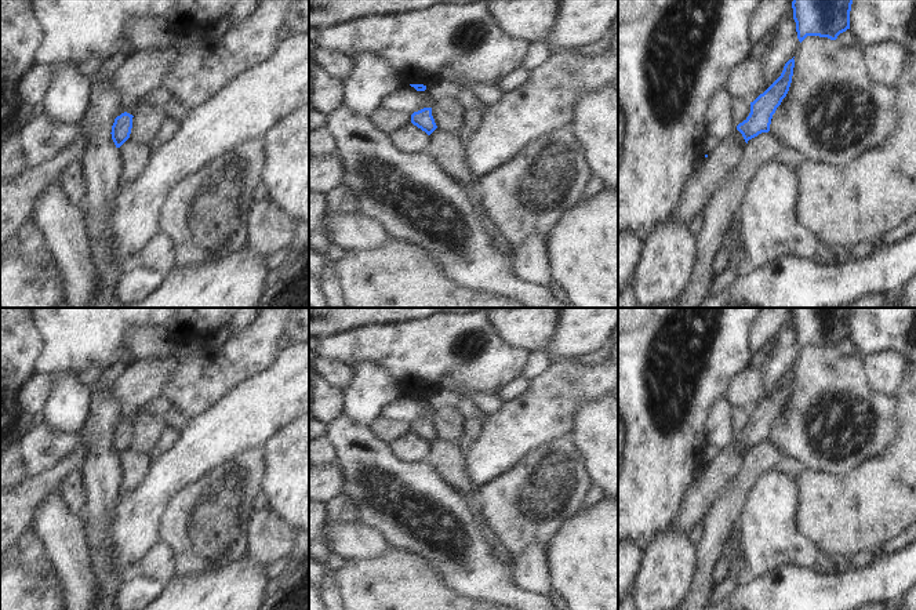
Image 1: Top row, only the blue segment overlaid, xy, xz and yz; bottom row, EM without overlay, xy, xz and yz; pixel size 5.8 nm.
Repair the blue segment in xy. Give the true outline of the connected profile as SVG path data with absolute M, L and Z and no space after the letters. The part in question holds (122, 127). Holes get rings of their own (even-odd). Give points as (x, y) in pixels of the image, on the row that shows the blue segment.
M124 112L114 119L110 134L116 148L120 148L130 138L132 117L132 115Z

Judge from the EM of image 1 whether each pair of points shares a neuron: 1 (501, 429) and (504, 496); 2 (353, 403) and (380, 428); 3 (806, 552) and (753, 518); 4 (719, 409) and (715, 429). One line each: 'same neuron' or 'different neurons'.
1: different neurons
2: different neurons
3: same neuron
4: same neuron

